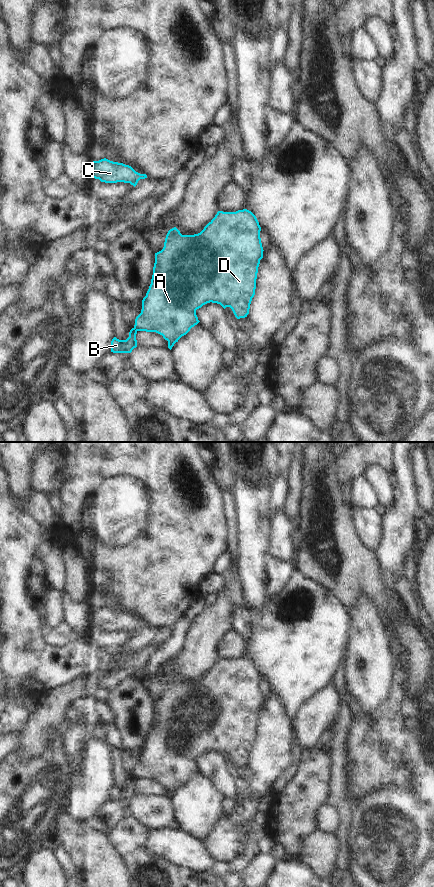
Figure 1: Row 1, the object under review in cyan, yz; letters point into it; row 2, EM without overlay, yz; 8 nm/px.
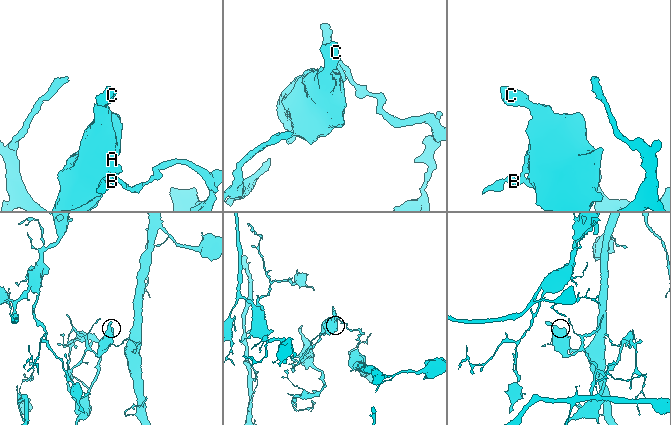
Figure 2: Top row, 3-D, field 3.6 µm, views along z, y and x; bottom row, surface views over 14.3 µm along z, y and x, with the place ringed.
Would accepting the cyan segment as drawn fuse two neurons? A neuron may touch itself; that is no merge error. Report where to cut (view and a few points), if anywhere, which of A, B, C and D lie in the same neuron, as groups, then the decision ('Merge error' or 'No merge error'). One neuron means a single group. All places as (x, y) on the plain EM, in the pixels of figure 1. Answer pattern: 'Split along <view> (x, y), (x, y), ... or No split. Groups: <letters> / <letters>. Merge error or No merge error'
Split along yz (133, 776), (137, 778). Groups: A C D / B. Merge error.

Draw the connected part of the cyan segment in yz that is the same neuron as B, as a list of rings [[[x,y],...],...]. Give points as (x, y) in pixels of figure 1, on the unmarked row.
[[[132,776],[129,785],[126,788],[119,788],[114,785],[111,789],[111,800],[113,801],[131,801],[137,795],[137,778]]]

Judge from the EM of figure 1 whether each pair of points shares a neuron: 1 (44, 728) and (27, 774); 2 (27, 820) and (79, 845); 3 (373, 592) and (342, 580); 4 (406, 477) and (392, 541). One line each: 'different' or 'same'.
1: different
2: different
3: same
4: same

